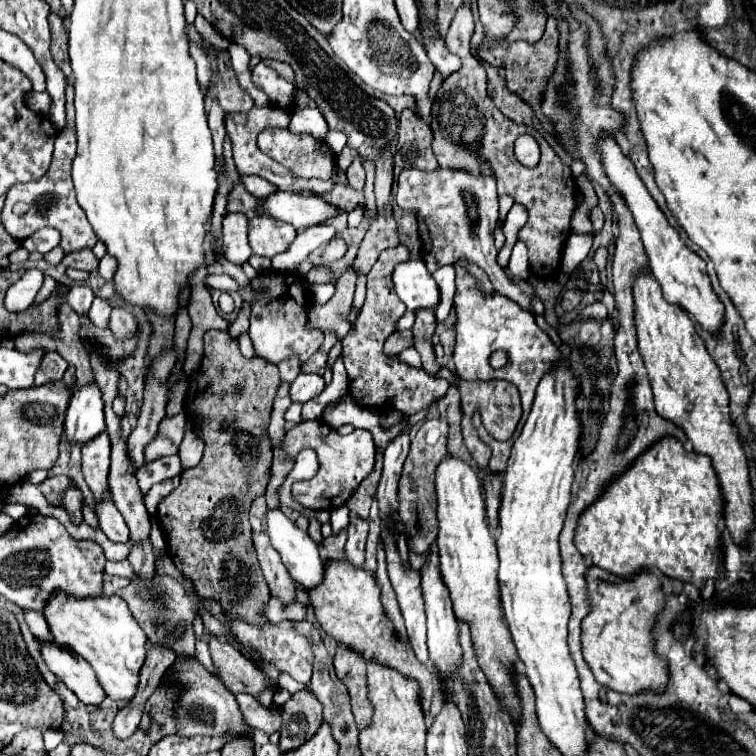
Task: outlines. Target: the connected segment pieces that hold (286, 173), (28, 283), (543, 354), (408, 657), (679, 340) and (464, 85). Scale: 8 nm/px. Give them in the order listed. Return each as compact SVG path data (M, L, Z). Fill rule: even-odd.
M264 106L264 108L256 108L256 110L250 110L248 114L228 114L226 116L226 132L228 132L228 138L232 140L232 148L234 148L234 164L238 168L238 174L240 176L262 176L266 178L268 182L272 184L278 184L280 190L284 192L300 192L300 190L312 190L316 194L324 194L328 192L334 184L328 180L328 182L322 182L322 180L302 180L302 178L296 178L292 176L292 172L288 168L284 168L282 164L274 162L272 158L268 158L266 154L260 152L260 148L256 148L256 136L260 130L264 130L266 126L288 126L288 120L290 120L290 112L280 112L276 108L270 108L270 106Z
M36 268L26 270L26 274L16 284L12 284L8 288L8 292L6 292L6 308L10 312L26 310L34 302L36 294L38 294L38 290L42 286L42 278L44 278L44 274L40 270L36 270Z
M456 266L456 298L454 298L454 310L458 314L458 326L456 326L456 346L454 346L454 364L456 364L456 374L460 380L494 380L494 378L504 378L508 382L512 382L522 398L522 418L518 422L516 432L512 434L510 440L506 442L498 442L494 440L482 426L480 422L480 414L474 412L472 414L472 426L476 428L480 440L484 444L490 446L492 450L492 458L490 458L490 468L494 472L504 472L506 470L506 462L510 456L510 448L514 444L514 440L520 436L522 426L530 414L532 408L532 400L534 400L534 392L536 386L540 382L540 378L554 368L556 360L558 360L558 346L550 340L550 336L538 328L534 314L528 310L522 310L514 300L508 300L506 296L492 292L488 296L482 294L480 286L476 284L476 280L466 274L460 266ZM494 350L506 350L508 358L512 362L512 368L500 368L494 370L488 364L488 358Z
M324 560L324 584L320 584L320 588L312 588L308 596L310 596L310 604L314 606L316 620L320 622L322 630L326 633L323 641L332 658L338 642L342 642L354 648L356 652L360 652L366 660L378 660L380 664L396 668L408 678L416 676L414 680L418 680L422 688L424 712L428 714L430 700L436 690L434 674L430 672L430 666L420 664L416 660L414 652L406 644L398 642L396 636L392 636L392 624L384 614L380 602L380 590L370 572L362 568L354 568L346 560Z
M648 266L638 270L632 292L638 350L648 370L656 412L684 428L696 452L712 458L712 466L716 470L724 498L726 528L732 542L740 546L754 522L752 488L748 480L748 462L738 442L738 432L734 432L730 420L728 392L720 378L720 370L710 358L702 338L696 334L692 318L688 318L688 314L678 304L670 304L668 300L664 300L660 284L656 282Z
M462 6L452 20L448 34L444 36L448 50L462 60L462 68L454 72L454 76L444 78L438 94L432 98L430 112L430 128L434 134L432 150L440 164L440 168L460 168L470 172L472 176L484 176L482 166L488 164L496 182L498 196L508 194L514 202L520 202L528 210L528 222L518 232L518 240L528 246L530 254L530 270L540 278L548 278L558 272L562 246L570 236L570 218L578 206L576 202L576 186L570 174L570 168L562 164L550 144L542 138L542 134L524 124L516 124L506 118L490 100L486 92L486 70L482 62L470 50L470 38L474 34L474 20L470 6ZM522 134L530 134L540 144L542 156L538 166L526 168L514 156L514 140Z

